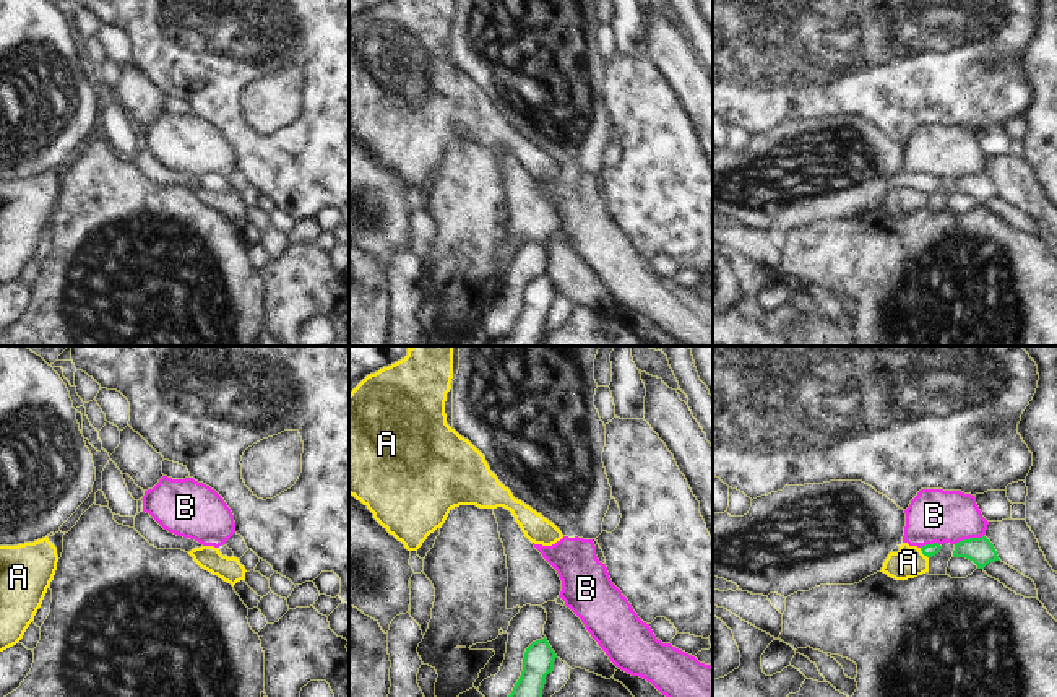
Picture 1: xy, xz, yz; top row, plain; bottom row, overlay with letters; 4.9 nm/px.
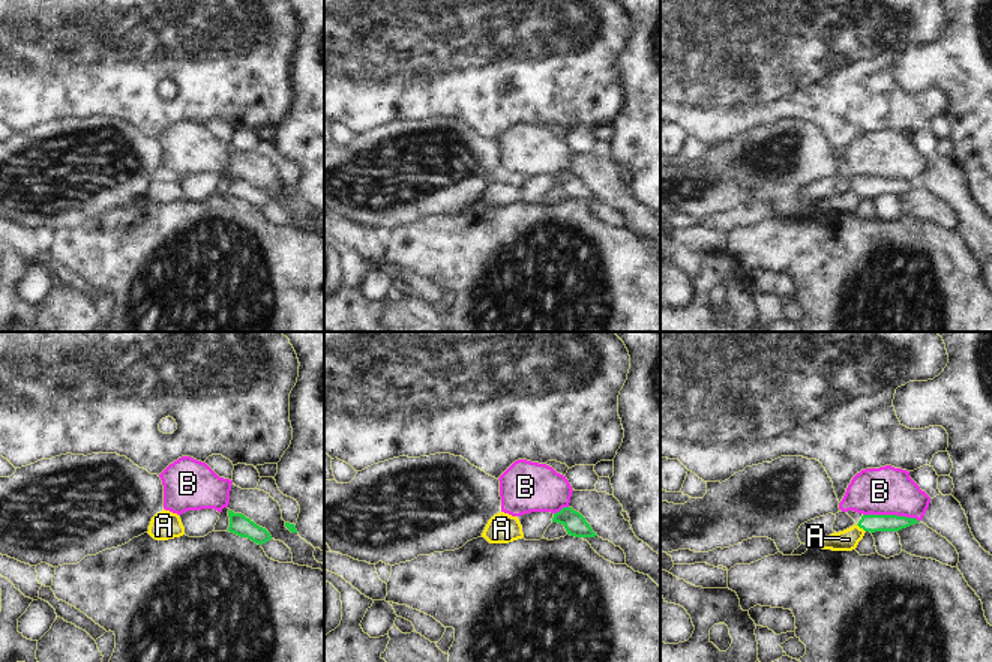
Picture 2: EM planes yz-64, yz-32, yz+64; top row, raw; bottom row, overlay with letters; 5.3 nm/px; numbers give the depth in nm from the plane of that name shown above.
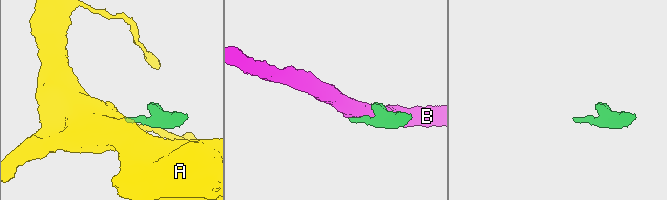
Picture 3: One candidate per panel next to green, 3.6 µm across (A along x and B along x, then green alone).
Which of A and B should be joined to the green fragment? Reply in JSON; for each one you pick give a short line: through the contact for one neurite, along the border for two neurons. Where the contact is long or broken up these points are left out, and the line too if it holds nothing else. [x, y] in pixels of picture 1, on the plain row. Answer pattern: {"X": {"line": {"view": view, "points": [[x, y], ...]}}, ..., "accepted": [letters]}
{"accepted": []}

